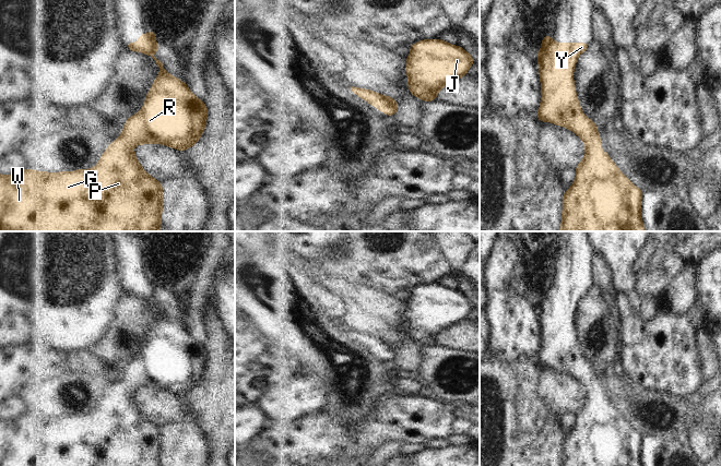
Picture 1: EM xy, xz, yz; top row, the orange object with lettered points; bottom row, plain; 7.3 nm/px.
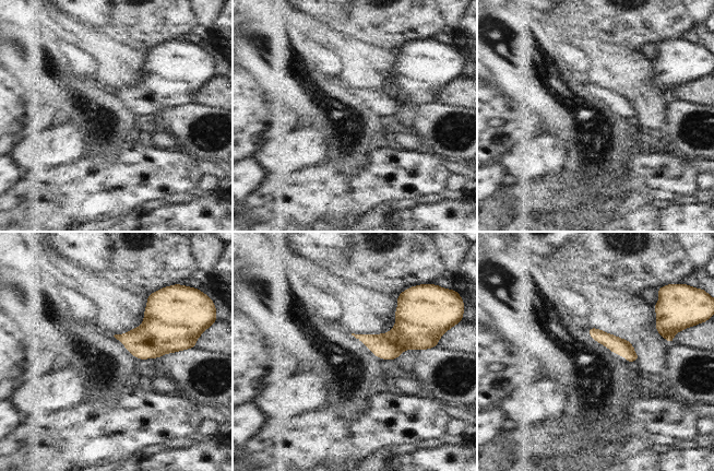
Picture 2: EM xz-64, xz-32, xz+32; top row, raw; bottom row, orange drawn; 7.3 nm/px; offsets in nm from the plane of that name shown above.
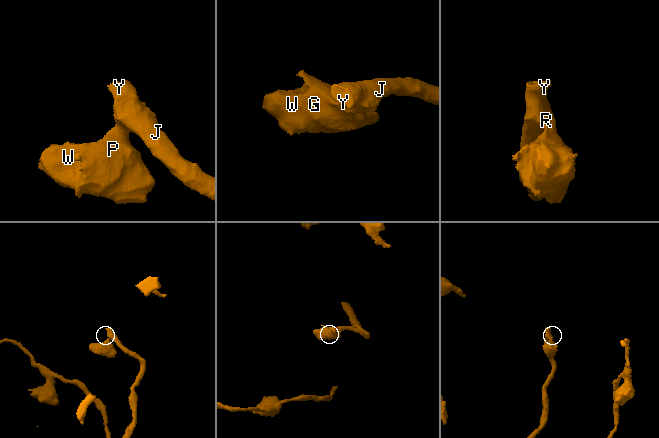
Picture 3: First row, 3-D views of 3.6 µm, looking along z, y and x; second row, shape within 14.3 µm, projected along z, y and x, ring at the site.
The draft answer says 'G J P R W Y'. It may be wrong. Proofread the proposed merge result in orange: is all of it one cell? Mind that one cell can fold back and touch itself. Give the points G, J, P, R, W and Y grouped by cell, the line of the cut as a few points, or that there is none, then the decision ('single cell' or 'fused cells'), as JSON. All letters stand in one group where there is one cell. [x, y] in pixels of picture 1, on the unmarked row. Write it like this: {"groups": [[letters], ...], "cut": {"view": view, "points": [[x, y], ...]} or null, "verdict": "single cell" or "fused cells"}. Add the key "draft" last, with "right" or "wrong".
{"groups": [["G", "J", "P", "R", "W", "Y"]], "cut": null, "verdict": "single cell", "draft": "right"}

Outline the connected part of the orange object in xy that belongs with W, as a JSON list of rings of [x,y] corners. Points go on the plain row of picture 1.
[[[152,274],[140,278],[138,287],[126,287],[128,295],[152,301],[159,319],[141,355],[126,365],[122,379],[108,390],[97,409],[75,416],[45,417],[27,413],[14,419],[0,419],[0,466],[162,466],[163,428],[144,416],[133,391],[163,389],[185,396],[200,384],[209,355],[186,326],[170,320],[154,301],[159,295],[155,278]]]

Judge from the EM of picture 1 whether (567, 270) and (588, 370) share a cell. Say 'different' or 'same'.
same

